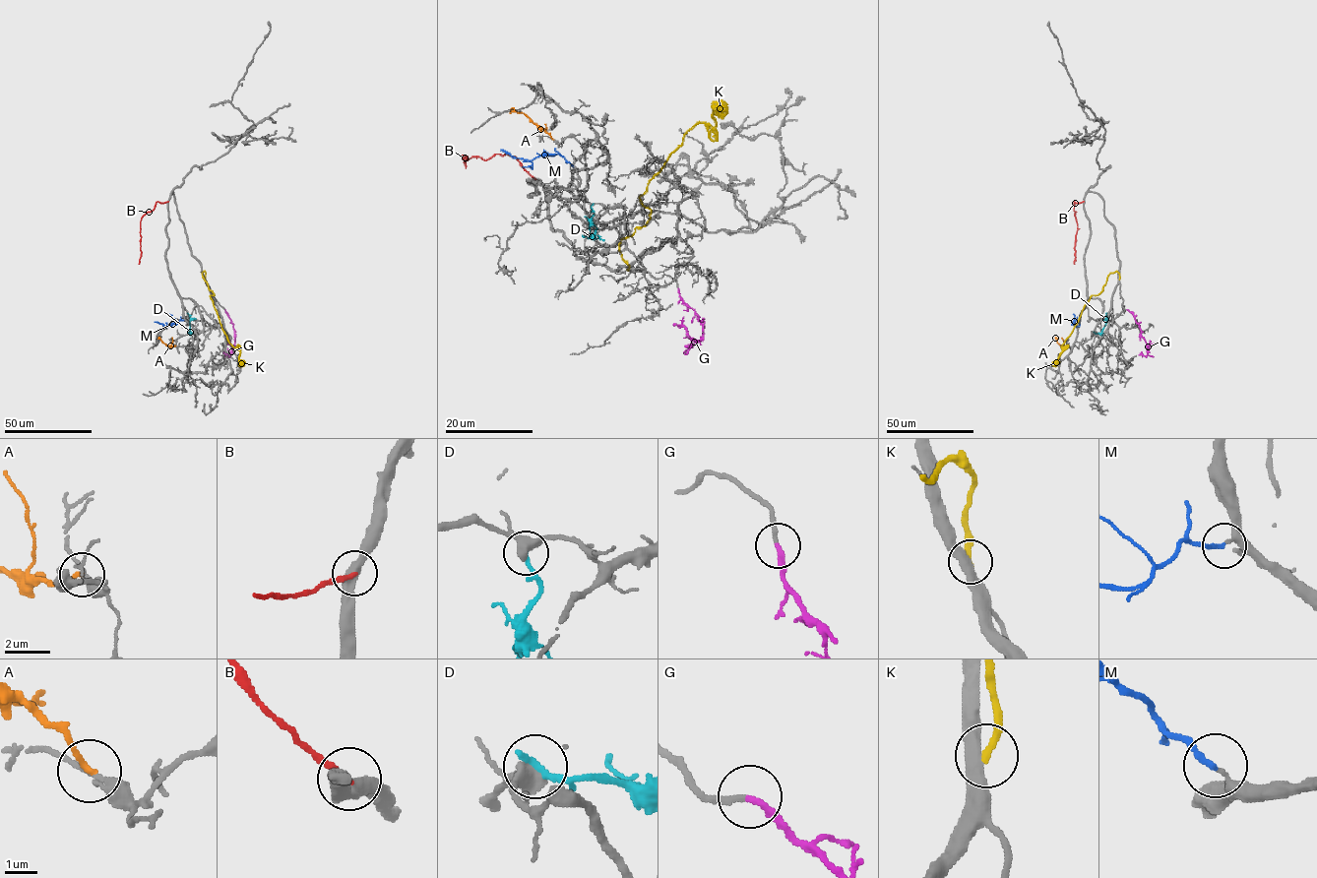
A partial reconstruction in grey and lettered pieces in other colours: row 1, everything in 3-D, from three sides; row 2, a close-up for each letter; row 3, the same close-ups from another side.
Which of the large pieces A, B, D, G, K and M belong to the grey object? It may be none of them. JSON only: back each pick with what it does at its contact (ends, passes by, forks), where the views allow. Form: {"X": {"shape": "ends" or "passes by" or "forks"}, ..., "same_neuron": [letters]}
{"G": {"shape": "ends"}, "M": {"shape": "ends"}, "same_neuron": ["G", "M"]}

